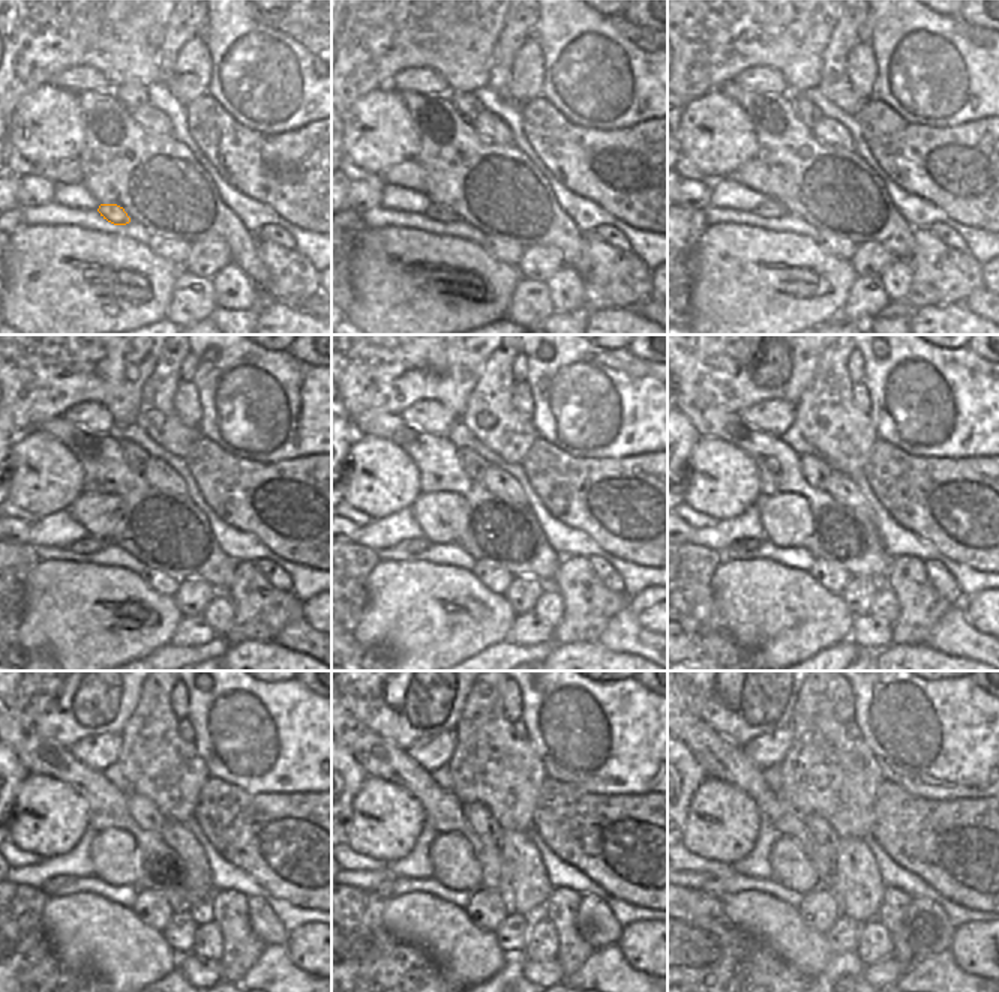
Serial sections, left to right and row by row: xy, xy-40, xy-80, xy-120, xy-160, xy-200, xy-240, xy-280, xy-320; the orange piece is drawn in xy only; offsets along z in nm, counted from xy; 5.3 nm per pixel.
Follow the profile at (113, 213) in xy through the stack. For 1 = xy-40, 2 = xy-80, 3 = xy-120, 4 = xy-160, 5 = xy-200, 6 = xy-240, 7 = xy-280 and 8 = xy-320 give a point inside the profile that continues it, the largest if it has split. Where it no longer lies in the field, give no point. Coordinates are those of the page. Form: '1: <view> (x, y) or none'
1: xy-40 (438, 212)
2: xy-80 (770, 209)
3: xy-120 (89, 544)
4: xy-160 (417, 544)
5: xy-200 (744, 545)
6: xy-240 (48, 887)
7: xy-280 (384, 889)
8: xy-320 (713, 887)

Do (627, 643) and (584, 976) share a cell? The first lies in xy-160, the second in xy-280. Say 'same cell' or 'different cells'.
same cell

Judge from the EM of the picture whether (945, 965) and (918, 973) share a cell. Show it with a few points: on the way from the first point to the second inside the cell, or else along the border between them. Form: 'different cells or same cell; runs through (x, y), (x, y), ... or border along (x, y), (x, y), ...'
same cell; runs through (939, 971), (924, 973)

